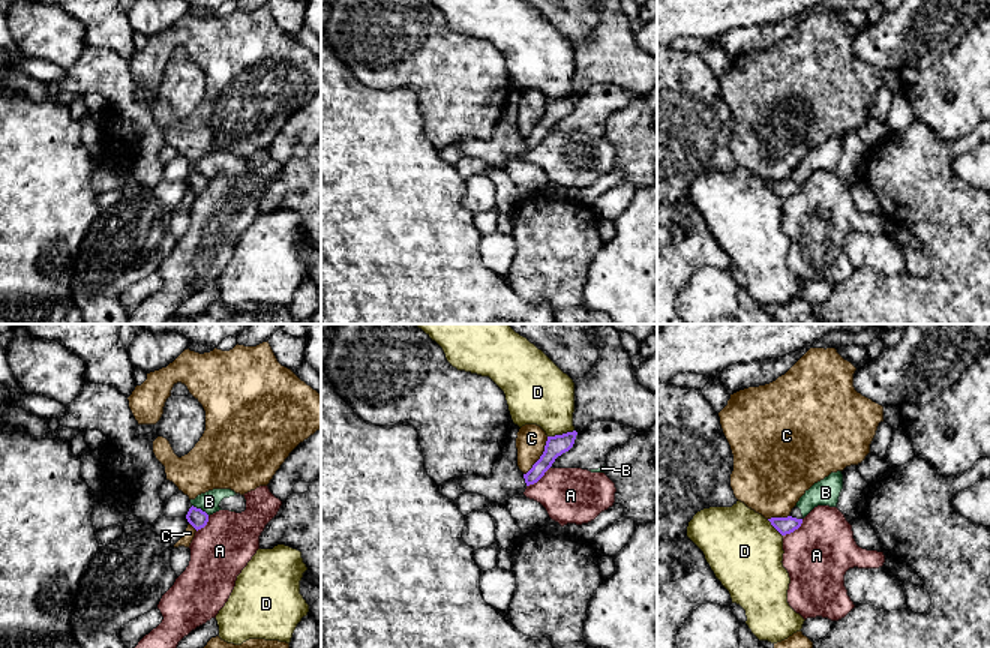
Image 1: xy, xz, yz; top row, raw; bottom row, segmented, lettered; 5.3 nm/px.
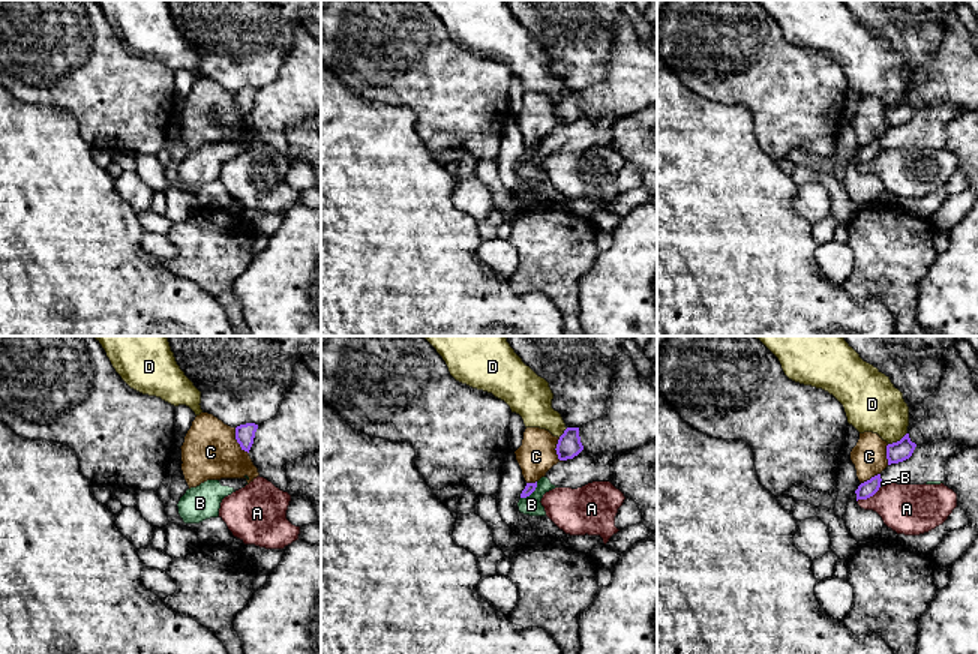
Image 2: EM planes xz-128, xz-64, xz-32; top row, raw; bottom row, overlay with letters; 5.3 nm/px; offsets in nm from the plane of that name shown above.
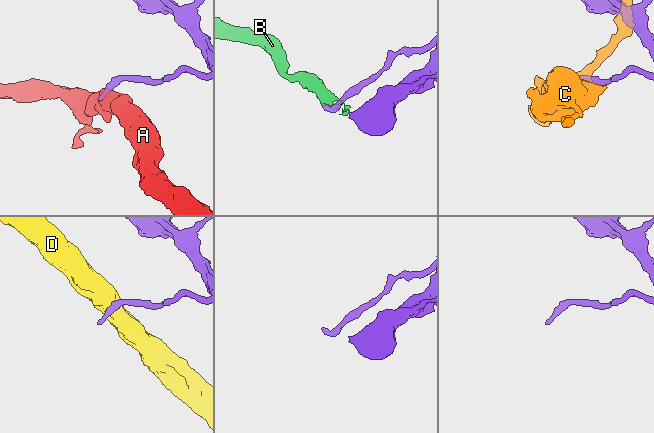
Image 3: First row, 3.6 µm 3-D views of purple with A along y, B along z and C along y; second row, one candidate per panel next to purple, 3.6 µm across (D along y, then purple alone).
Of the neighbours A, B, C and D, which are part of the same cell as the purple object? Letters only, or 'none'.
none

